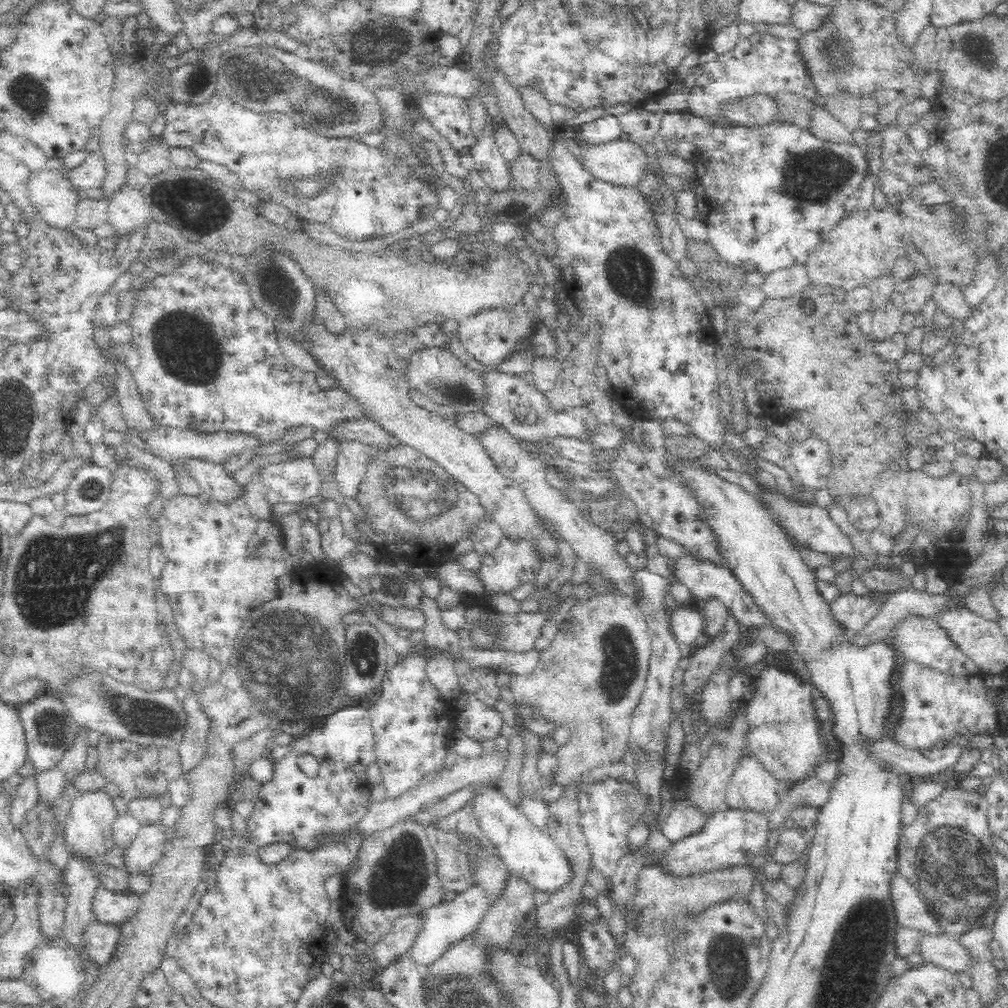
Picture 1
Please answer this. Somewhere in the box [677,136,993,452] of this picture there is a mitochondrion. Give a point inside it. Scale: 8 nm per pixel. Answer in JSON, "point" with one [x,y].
{"point":[812,177]}

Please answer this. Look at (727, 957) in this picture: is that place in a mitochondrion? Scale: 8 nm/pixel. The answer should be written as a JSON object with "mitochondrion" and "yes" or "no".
{"mitochondrion":"yes"}

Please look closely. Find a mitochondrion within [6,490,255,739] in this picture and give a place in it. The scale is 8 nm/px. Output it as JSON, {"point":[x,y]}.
{"point":[56,575]}

